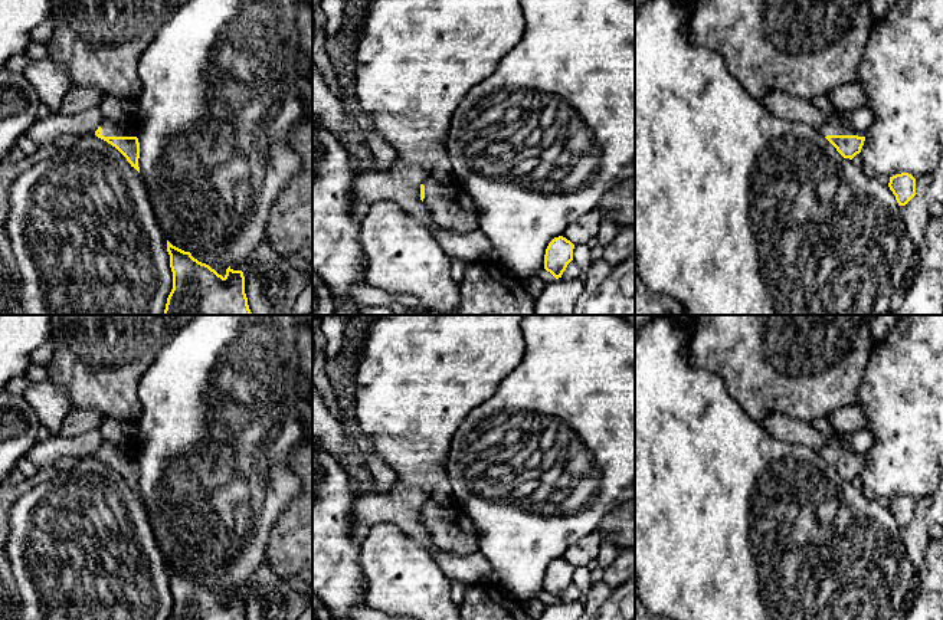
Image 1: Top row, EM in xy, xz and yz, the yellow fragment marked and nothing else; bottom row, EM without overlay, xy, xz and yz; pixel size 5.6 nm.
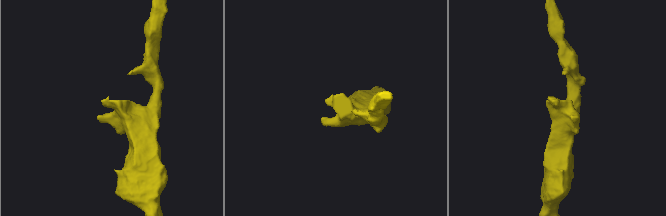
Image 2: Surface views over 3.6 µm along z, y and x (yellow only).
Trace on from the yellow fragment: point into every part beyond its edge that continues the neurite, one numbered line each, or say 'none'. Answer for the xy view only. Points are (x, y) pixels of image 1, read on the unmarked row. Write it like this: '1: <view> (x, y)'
1: xy (110, 450)

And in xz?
1: xz (451, 530)

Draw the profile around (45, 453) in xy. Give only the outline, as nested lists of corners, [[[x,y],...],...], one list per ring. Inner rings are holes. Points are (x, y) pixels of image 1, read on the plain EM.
[[[92,429],[86,433],[73,437],[50,436],[45,442],[36,443],[26,457],[39,469],[45,466],[55,466],[62,457],[84,459],[95,456],[105,442],[102,433],[98,429]]]

